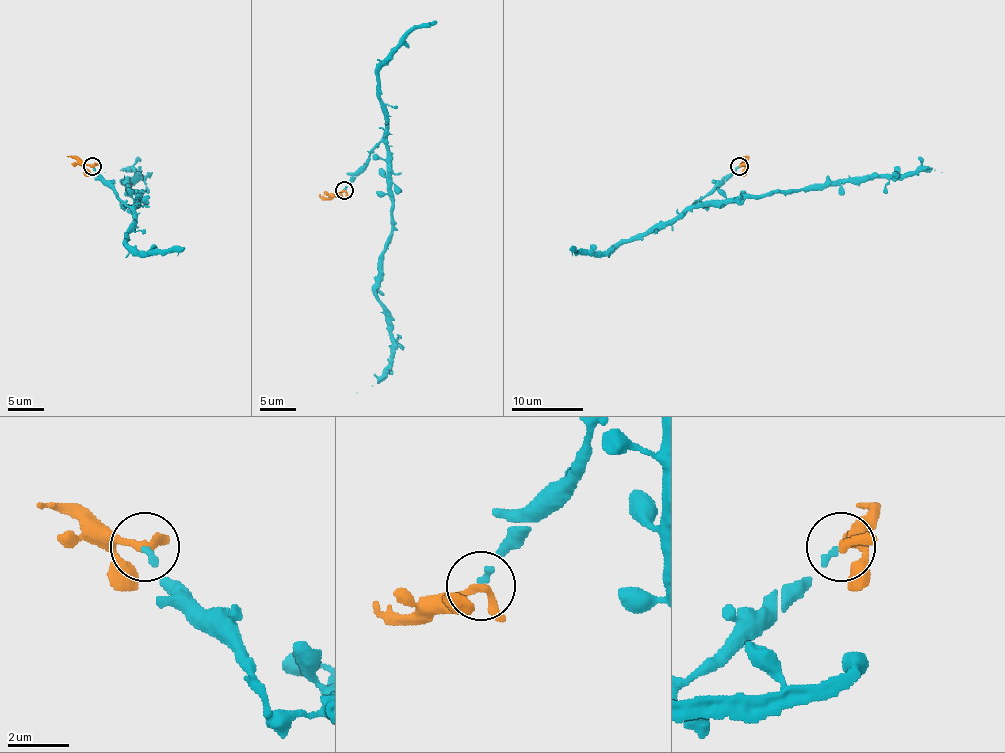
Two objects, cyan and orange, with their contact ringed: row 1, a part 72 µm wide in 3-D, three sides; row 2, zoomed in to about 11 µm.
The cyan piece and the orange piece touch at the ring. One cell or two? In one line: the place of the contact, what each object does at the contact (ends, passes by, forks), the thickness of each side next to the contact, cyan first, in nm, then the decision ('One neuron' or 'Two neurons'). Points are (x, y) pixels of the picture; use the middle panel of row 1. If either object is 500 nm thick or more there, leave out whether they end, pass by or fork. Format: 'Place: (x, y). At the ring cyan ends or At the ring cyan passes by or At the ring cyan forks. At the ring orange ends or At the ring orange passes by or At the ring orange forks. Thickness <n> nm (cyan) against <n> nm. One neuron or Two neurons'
Place: (344, 190). At the ring cyan ends. At the ring orange passes by. Thickness 200 nm (cyan) against 260 nm. One neuron

